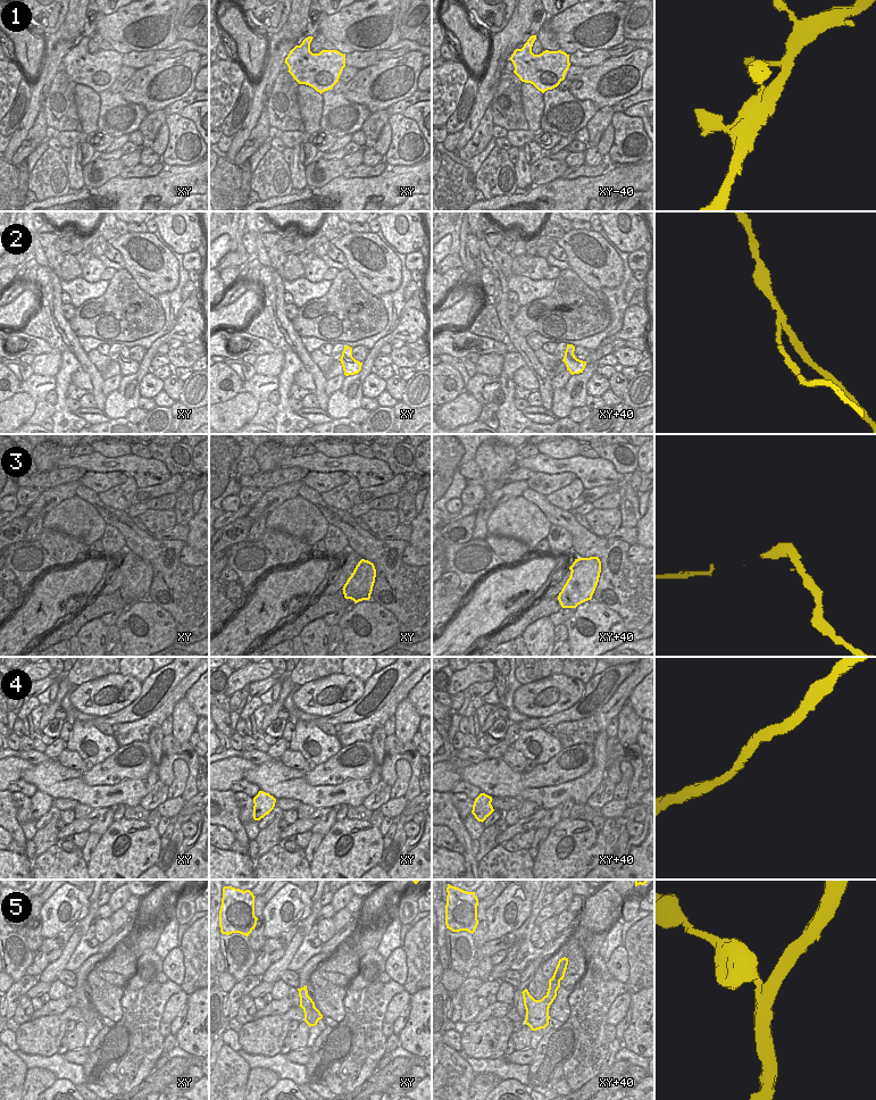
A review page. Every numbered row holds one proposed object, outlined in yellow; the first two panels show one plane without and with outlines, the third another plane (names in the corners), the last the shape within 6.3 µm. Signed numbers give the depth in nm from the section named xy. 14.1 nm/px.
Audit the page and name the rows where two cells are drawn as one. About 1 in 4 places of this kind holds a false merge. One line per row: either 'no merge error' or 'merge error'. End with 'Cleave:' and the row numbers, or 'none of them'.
1: no merge error
2: no merge error
3: merge error
4: no merge error
5: no merge error
Cleave: 3

